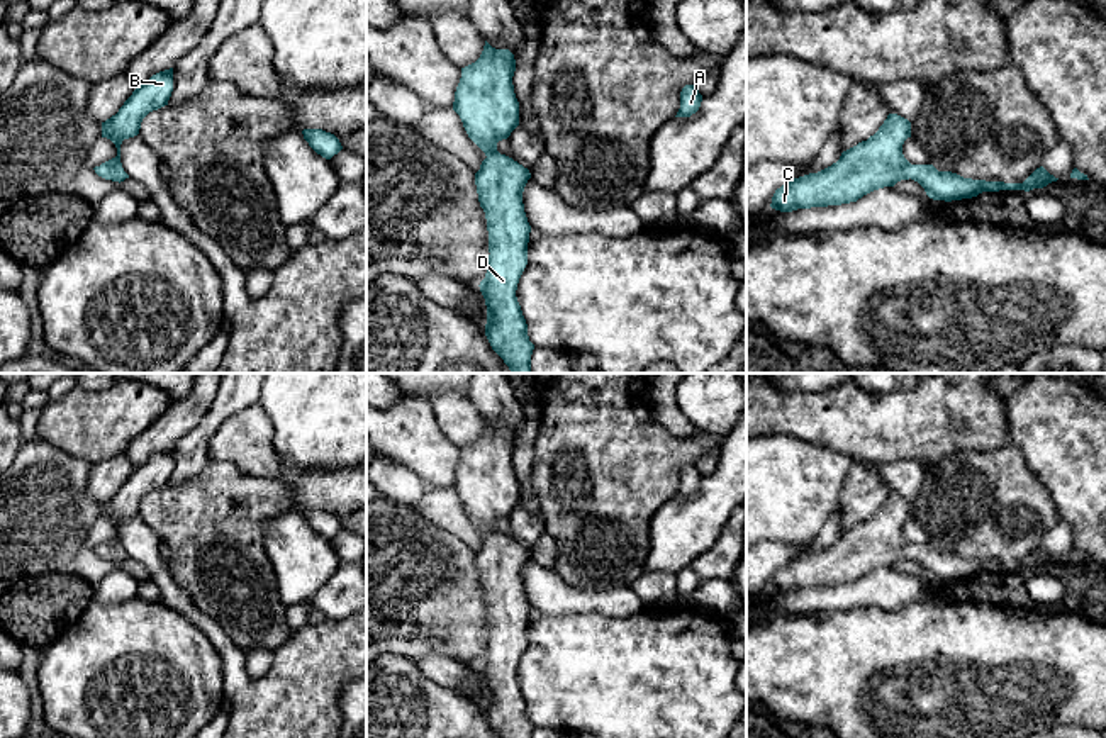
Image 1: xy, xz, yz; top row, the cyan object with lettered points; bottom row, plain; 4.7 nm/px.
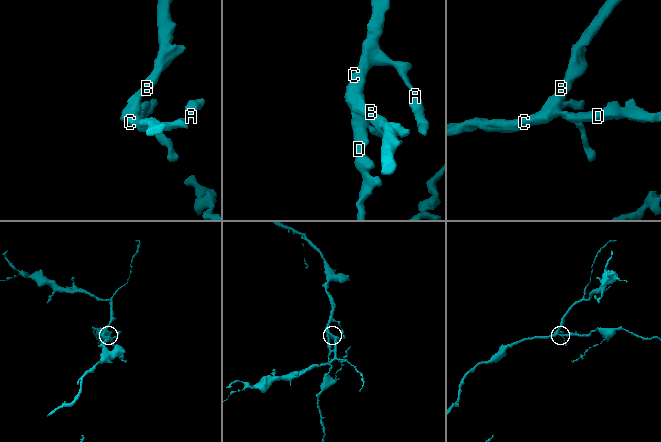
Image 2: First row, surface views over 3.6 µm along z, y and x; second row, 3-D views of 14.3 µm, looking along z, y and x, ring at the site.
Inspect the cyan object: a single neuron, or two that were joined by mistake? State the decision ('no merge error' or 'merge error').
no merge error

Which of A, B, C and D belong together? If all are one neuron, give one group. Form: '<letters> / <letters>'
A B C D

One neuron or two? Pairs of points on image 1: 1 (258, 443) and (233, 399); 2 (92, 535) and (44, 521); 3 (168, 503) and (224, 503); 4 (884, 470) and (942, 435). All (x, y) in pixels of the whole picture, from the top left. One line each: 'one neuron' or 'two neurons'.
1: two neurons
2: two neurons
3: one neuron
4: two neurons

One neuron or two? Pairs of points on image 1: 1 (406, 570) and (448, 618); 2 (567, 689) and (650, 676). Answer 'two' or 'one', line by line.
1: one
2: one

